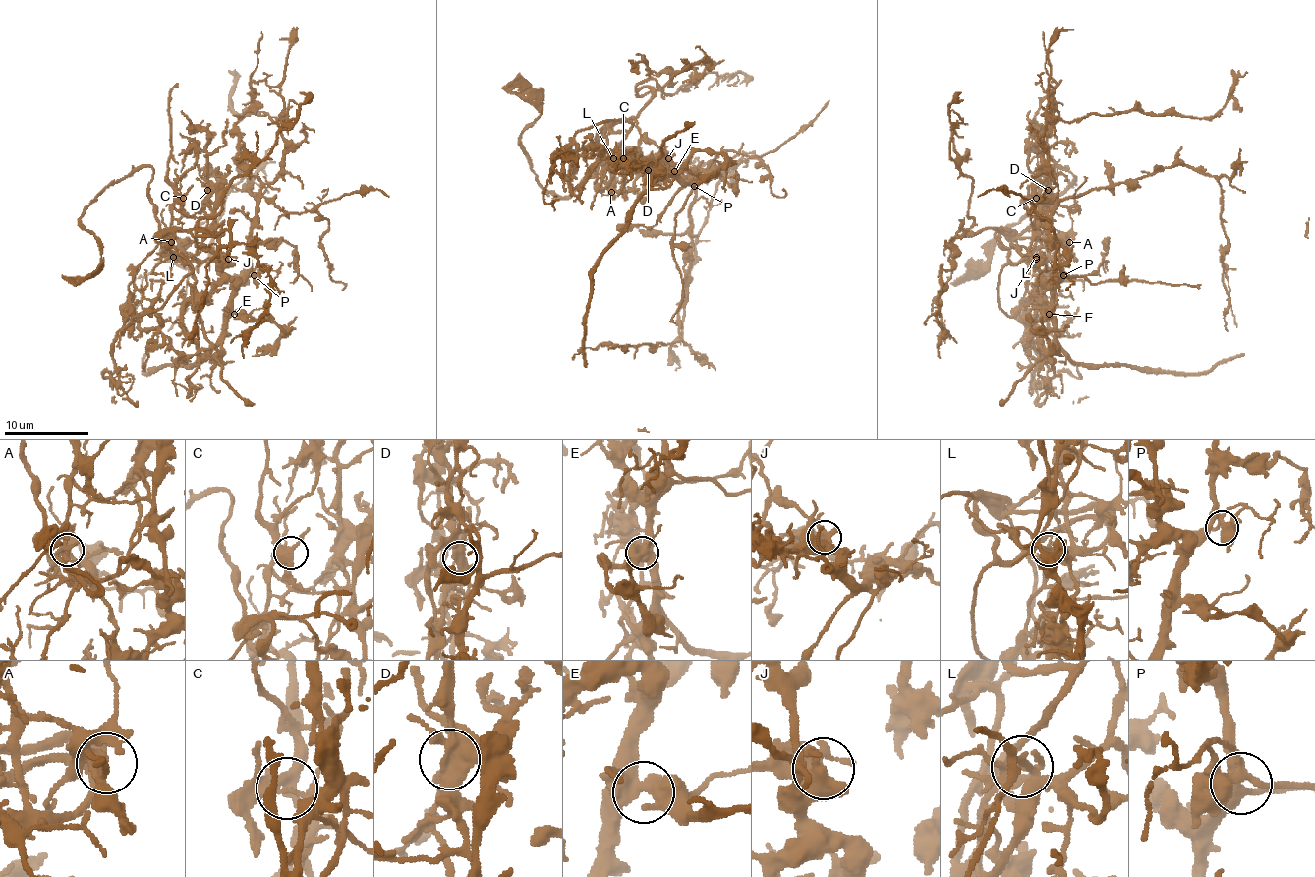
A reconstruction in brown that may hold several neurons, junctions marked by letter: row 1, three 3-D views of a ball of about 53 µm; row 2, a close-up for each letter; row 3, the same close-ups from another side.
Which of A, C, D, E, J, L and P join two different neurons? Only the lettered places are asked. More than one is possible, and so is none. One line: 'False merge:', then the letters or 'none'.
False merge: C, D

